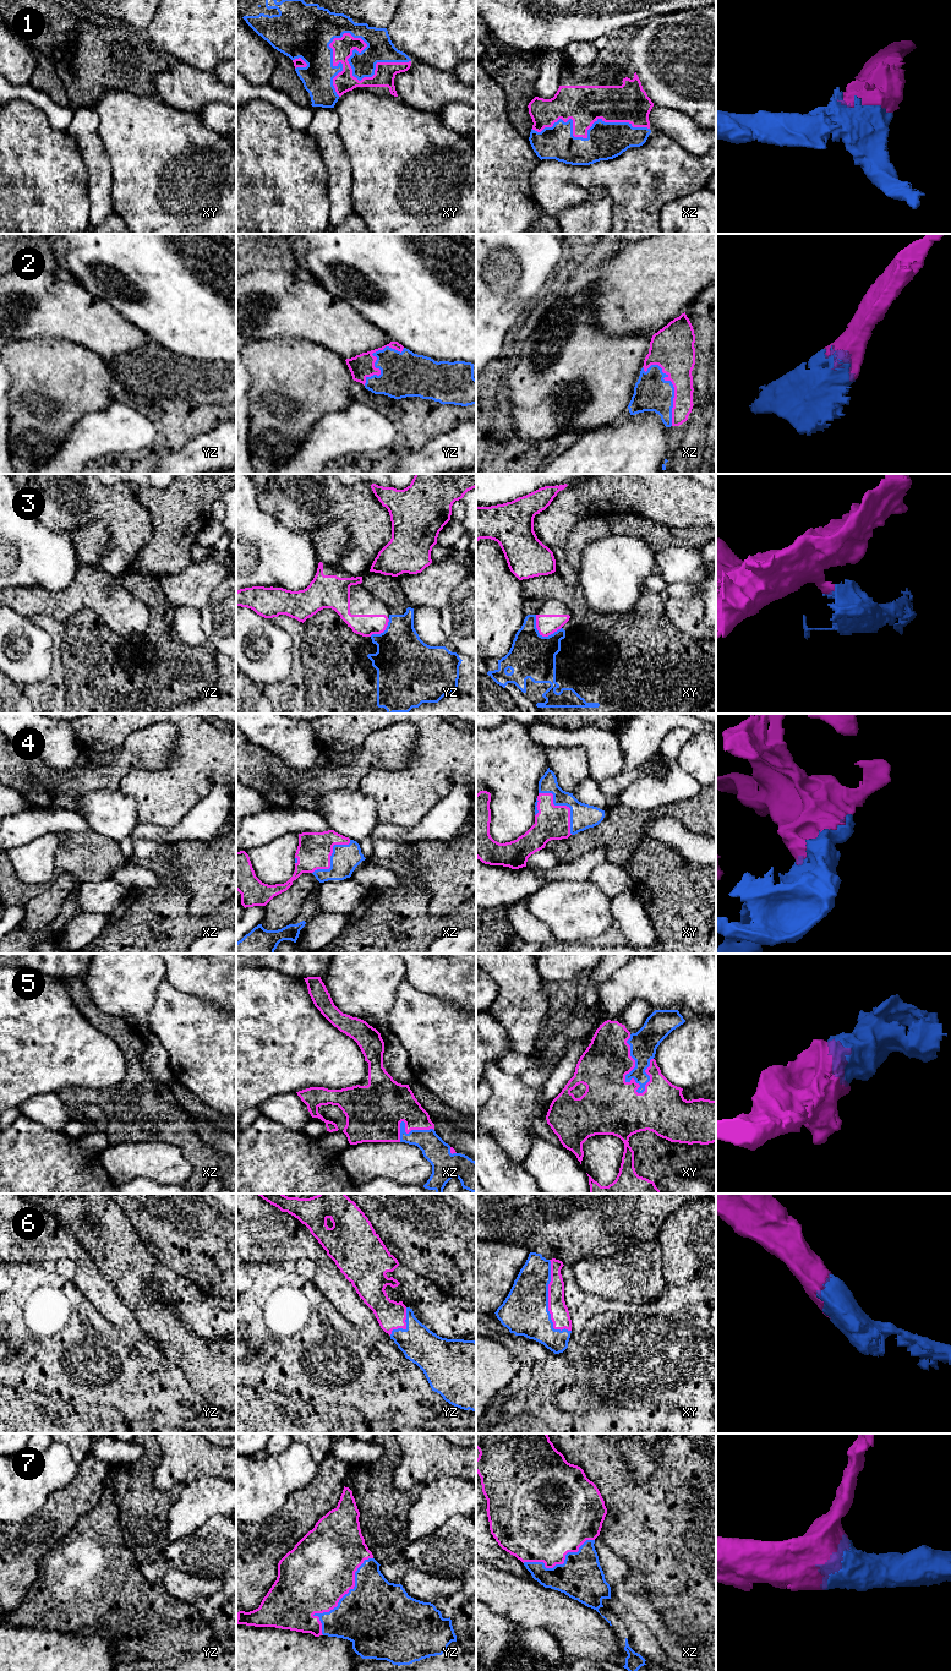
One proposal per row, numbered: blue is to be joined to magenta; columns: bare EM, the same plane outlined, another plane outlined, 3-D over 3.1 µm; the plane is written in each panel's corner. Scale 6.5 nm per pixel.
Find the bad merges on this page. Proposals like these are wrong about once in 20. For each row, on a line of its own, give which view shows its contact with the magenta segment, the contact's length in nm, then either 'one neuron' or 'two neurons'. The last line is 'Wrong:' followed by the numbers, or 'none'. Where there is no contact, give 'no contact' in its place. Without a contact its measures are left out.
1: contact in xy; length 550 nm; one neuron
2: contact in xz; length 440 nm; one neuron
3: contact in xy; length 200 nm; two neurons
4: contact in xy; length 360 nm; one neuron
5: contact in xy; length 400 nm; one neuron
6: contact in xy; length 500 nm; one neuron
7: contact in yz; length 600 nm; one neuron
Wrong: 3

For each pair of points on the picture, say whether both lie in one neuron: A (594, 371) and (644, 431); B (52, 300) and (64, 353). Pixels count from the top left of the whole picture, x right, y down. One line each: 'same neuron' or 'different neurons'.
A: different neurons
B: different neurons

